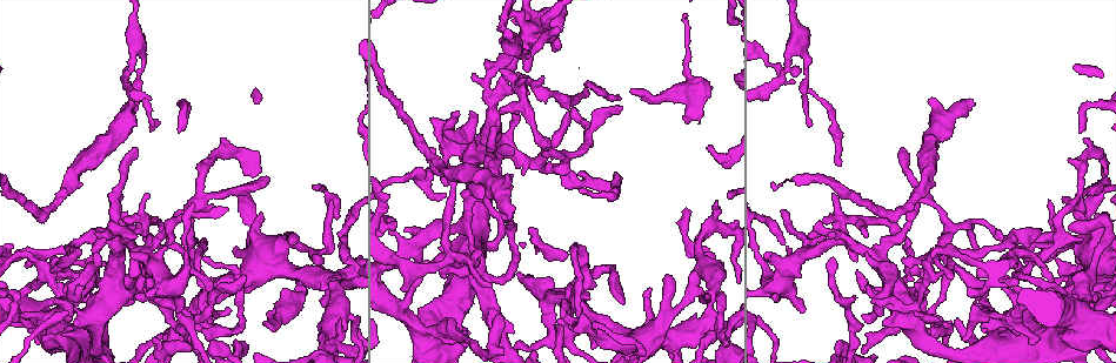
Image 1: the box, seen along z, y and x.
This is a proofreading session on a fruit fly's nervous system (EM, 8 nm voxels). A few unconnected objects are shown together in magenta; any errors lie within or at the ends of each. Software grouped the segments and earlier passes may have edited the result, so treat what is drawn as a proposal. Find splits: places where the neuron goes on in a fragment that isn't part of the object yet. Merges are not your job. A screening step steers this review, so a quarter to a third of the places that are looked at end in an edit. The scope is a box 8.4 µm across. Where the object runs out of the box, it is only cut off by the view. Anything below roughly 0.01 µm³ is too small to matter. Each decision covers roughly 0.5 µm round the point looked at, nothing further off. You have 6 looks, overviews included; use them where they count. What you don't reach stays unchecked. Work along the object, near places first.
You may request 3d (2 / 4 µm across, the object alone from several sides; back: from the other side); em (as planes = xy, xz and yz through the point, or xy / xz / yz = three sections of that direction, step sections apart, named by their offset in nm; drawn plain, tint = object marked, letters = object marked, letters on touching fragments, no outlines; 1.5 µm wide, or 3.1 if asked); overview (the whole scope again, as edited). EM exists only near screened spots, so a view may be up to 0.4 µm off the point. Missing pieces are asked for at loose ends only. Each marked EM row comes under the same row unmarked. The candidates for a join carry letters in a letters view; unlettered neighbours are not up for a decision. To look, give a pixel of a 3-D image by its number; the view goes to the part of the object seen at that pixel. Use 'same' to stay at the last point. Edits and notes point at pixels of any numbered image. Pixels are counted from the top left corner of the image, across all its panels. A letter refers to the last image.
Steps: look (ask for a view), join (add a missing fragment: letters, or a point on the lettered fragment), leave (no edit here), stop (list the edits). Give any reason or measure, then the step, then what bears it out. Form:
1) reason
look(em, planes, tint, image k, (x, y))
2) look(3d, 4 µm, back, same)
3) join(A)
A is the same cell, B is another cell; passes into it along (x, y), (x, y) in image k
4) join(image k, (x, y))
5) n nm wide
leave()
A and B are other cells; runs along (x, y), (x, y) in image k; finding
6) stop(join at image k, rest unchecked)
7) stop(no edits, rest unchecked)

branch stops here
look(em, xy, step 8, letters, image 1, (579, 189))

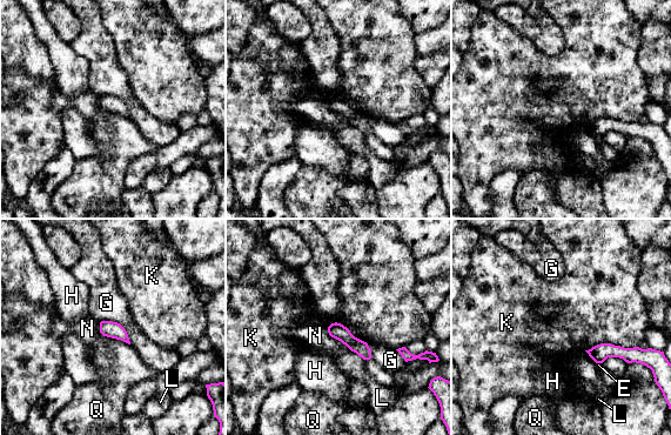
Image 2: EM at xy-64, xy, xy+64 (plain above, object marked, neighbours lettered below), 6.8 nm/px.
look(em, planes, letters, same)

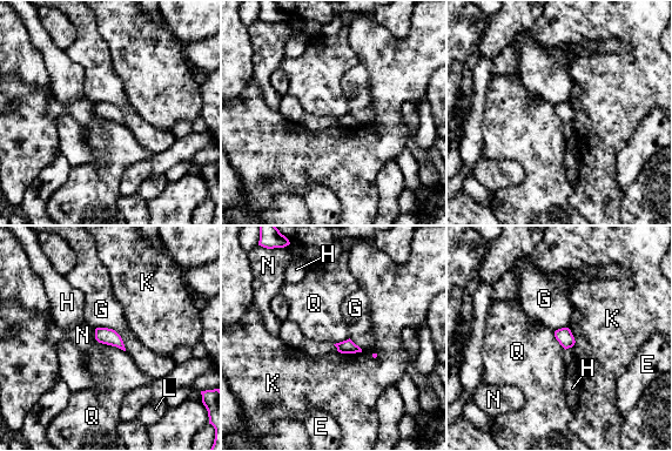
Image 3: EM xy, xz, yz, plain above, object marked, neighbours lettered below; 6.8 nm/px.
G touches over 260 nm
leave()
E, G, H, K, L, N and Q are other cells; border along (95, 328), (112, 328), (126, 350) in image 3; none of them fits

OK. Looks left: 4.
branch stops here
look(em, yz, step 8, letters, image 1, (902, 259))

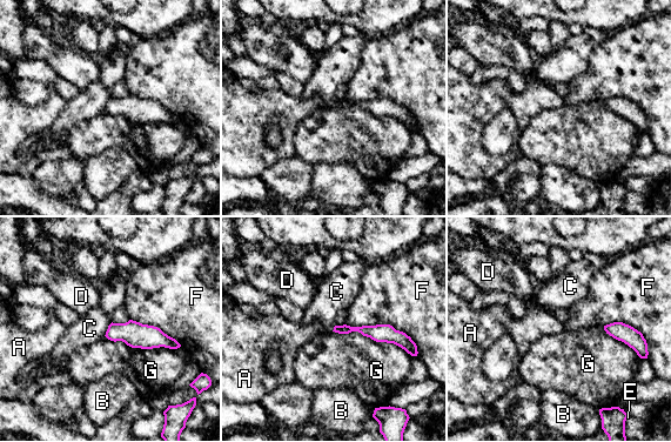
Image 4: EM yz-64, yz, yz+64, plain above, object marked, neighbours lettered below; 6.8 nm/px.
leave()
A, B, C, D, E, F and G are other cells; no lettered fragment goes on from it

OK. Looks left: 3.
an open end
look(em, planes, letters, image 1, (196, 325))

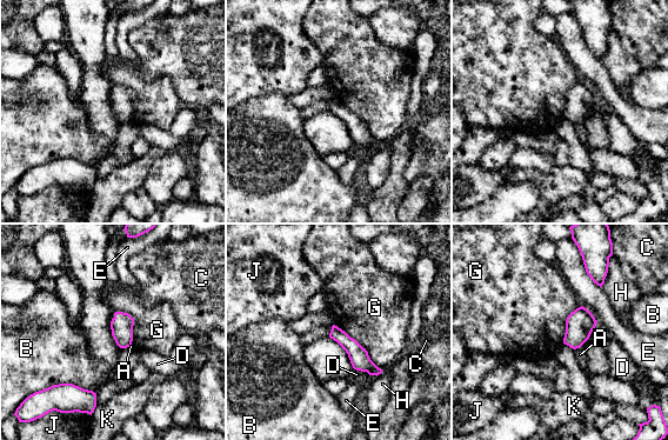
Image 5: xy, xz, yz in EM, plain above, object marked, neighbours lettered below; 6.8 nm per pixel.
leave()
A, B, C, D, E, G, H, J and K are other cells; border along (334, 324), (352, 337), (382, 370) in image 5; none of them fits

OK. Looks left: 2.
stop(no edits, rest unchecked)

